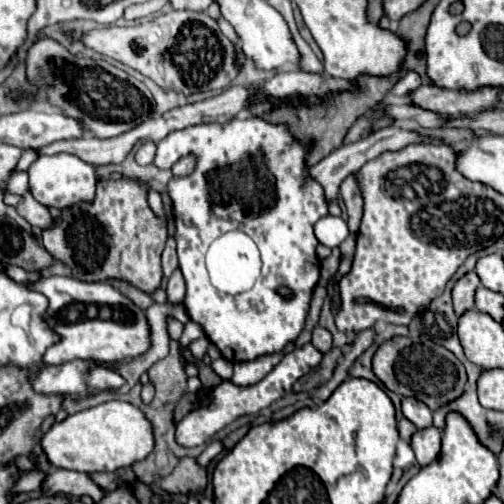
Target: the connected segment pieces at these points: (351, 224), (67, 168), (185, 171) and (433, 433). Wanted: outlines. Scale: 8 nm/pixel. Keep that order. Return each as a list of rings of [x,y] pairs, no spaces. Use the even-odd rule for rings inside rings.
[[[350,174],[342,182],[340,196],[348,210],[348,228],[350,228],[350,232],[356,232],[360,226],[360,220],[362,220],[362,206],[364,206],[364,198],[362,198],[362,190],[358,186],[356,174]]]
[[[54,154],[54,156],[38,156],[36,162],[28,168],[30,176],[30,194],[44,204],[46,208],[70,208],[78,202],[92,202],[98,184],[96,166],[80,160],[72,154]]]
[[[192,156],[182,158],[180,162],[176,162],[176,164],[172,166],[172,174],[174,174],[174,176],[188,176],[192,170],[194,170],[194,158],[192,158]]]
[[[430,426],[428,430],[418,430],[412,436],[412,450],[414,450],[420,466],[428,466],[430,462],[434,462],[438,458],[440,440],[442,440],[442,432],[434,426]]]

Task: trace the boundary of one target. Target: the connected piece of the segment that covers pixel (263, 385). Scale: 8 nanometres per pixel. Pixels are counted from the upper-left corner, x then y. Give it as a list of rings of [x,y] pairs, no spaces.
[[[306,344],[294,352],[284,354],[284,358],[280,360],[278,366],[274,366],[274,370],[258,384],[248,386],[248,388],[240,388],[234,386],[230,380],[224,380],[220,386],[216,386],[212,390],[212,404],[208,408],[196,408],[192,410],[182,422],[178,422],[176,426],[176,440],[182,446],[200,446],[206,440],[210,440],[216,432],[220,432],[226,424],[230,424],[232,420],[236,420],[238,416],[246,416],[246,414],[258,414],[262,408],[268,408],[274,400],[282,398],[292,384],[302,378],[304,374],[308,374],[312,368],[316,368],[322,362],[322,352],[318,352],[312,344]]]

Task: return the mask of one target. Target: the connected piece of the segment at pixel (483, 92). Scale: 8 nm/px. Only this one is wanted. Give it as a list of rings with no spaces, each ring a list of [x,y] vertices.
[[[422,84],[420,88],[412,90],[410,102],[418,108],[436,112],[440,116],[458,116],[458,114],[474,114],[486,108],[494,108],[498,102],[500,90],[480,88],[474,92],[454,92],[442,90],[434,84]]]

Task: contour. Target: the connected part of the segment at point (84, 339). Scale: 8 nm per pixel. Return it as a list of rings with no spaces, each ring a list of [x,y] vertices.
[[[50,276],[28,286],[32,286],[32,290],[40,290],[50,300],[44,320],[50,322],[50,326],[62,336],[56,346],[46,350],[44,362],[60,364],[70,362],[72,358],[132,362],[150,350],[152,340],[146,312],[108,282],[84,282],[66,276]]]

